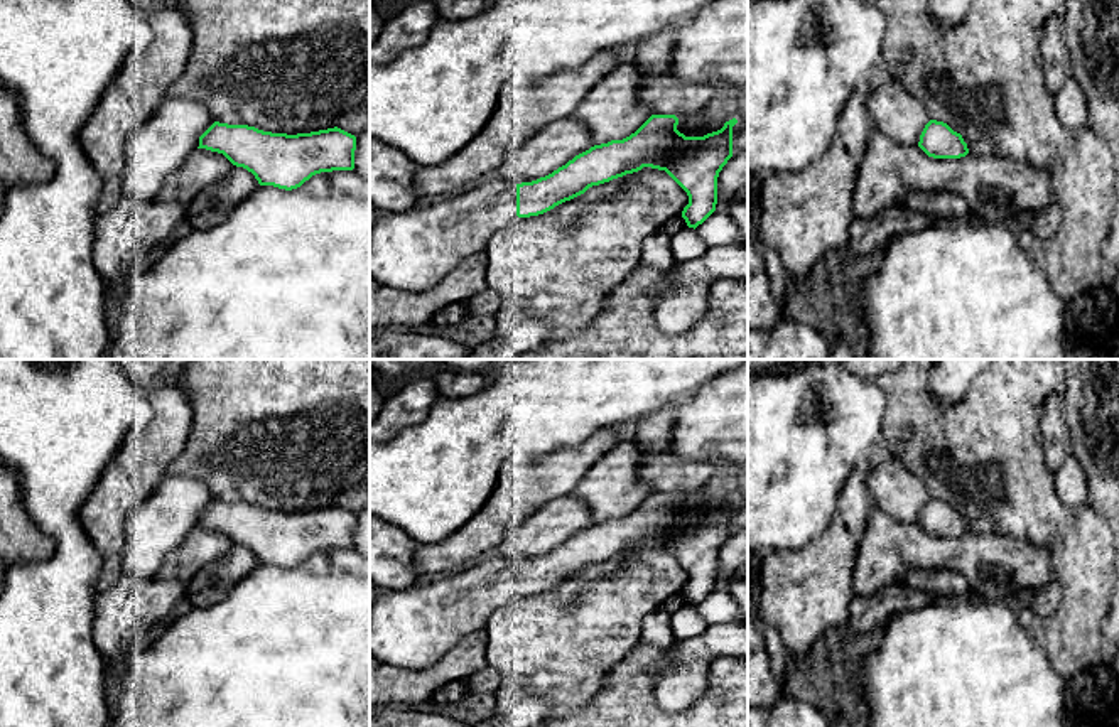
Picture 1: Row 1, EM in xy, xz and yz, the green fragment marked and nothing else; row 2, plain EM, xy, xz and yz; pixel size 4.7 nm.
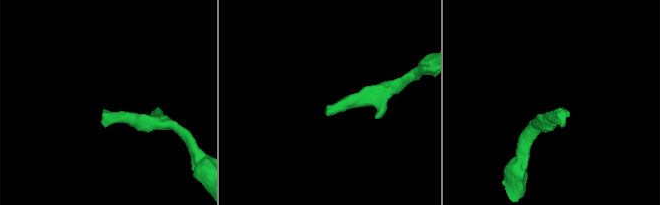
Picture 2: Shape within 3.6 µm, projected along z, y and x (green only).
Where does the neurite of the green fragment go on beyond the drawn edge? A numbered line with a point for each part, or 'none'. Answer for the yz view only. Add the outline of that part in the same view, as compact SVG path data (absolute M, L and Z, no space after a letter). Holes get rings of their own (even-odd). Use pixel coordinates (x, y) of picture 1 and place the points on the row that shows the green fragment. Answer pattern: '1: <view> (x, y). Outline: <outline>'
none

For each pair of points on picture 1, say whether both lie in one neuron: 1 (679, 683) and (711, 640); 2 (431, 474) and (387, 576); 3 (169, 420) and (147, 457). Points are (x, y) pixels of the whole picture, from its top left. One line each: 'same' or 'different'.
1: same
2: different
3: same

